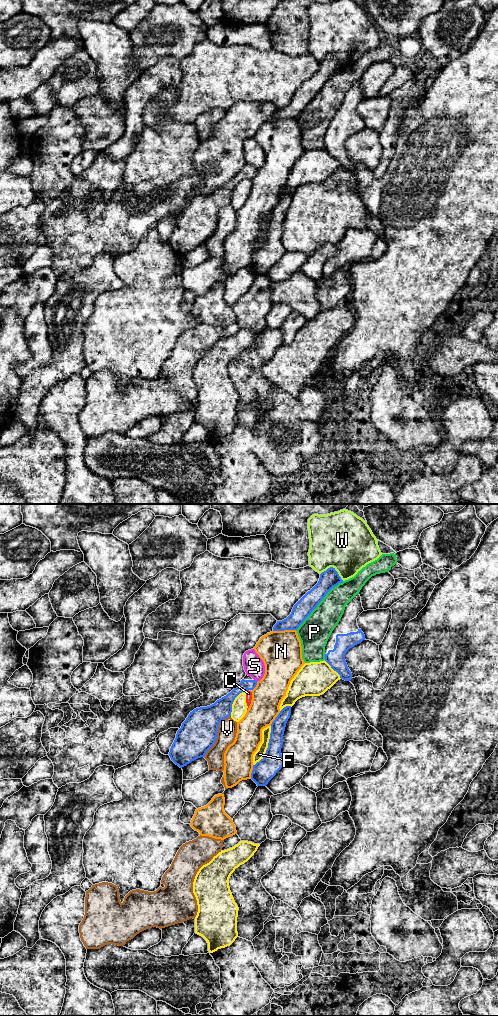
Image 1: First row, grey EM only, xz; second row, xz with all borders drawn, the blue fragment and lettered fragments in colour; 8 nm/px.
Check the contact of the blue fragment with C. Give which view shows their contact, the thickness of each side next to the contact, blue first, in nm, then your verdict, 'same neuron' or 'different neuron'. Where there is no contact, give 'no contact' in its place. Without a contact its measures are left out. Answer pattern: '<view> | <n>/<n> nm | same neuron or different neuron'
xz | 160/50 nm | different neuron

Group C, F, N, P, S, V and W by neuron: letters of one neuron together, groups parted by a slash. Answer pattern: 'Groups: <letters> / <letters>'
Groups: C F / N / P / S / V / W

